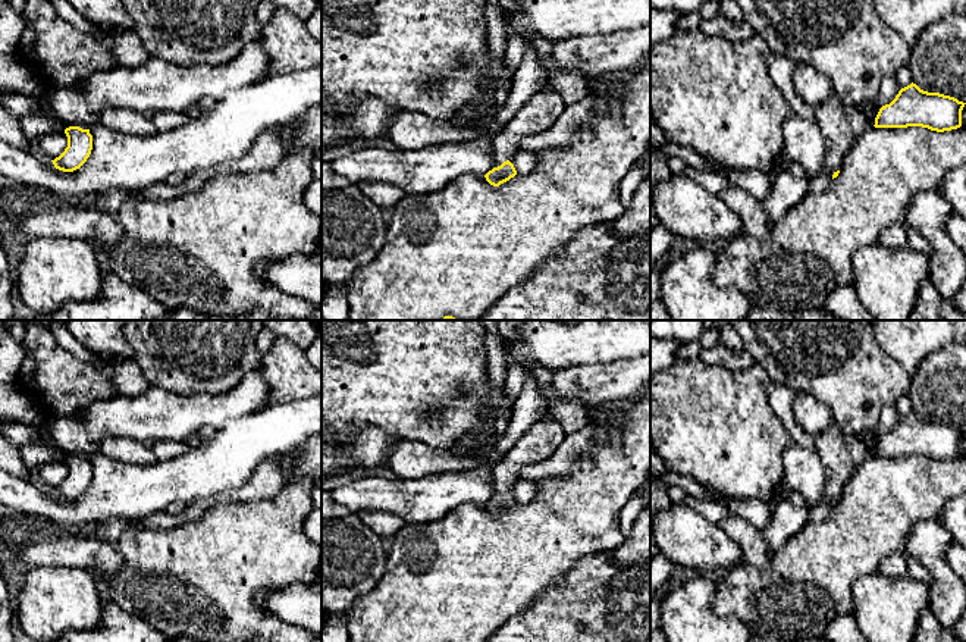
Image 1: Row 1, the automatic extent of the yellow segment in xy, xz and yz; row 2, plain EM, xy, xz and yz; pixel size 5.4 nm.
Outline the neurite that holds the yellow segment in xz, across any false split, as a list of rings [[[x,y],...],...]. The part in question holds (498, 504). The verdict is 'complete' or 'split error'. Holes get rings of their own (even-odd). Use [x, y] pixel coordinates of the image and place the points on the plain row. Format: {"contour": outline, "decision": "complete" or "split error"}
{"contour": [[[548,413],[531,425],[502,461],[492,467],[498,495],[484,504],[486,510],[499,516],[514,507],[517,499],[509,488],[521,477],[521,470],[549,458],[564,438],[565,432],[553,414]]], "decision": "split error"}

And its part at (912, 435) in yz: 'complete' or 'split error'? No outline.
complete

